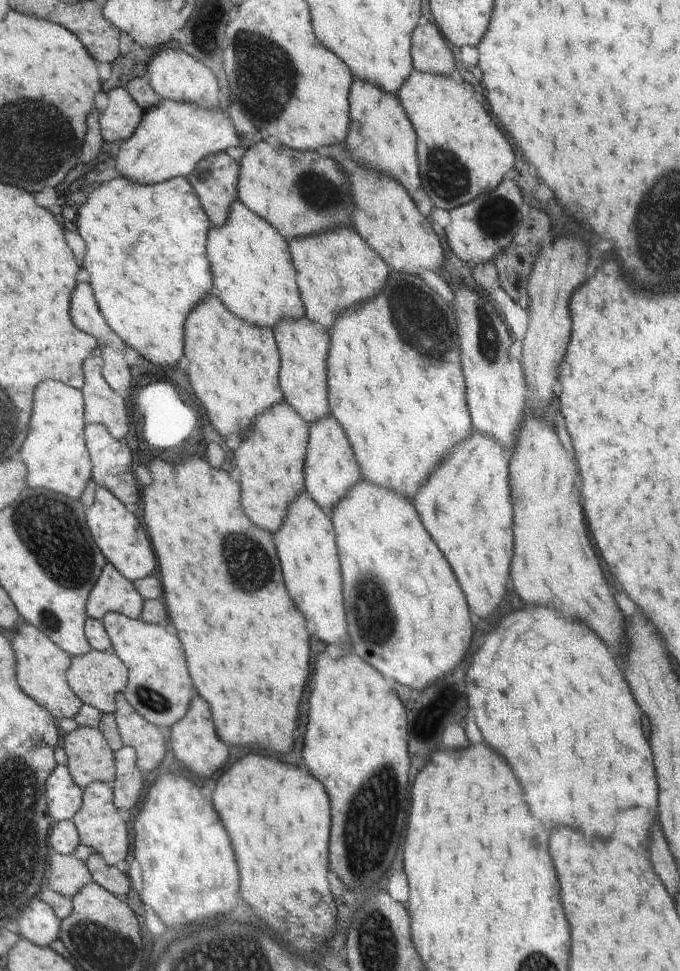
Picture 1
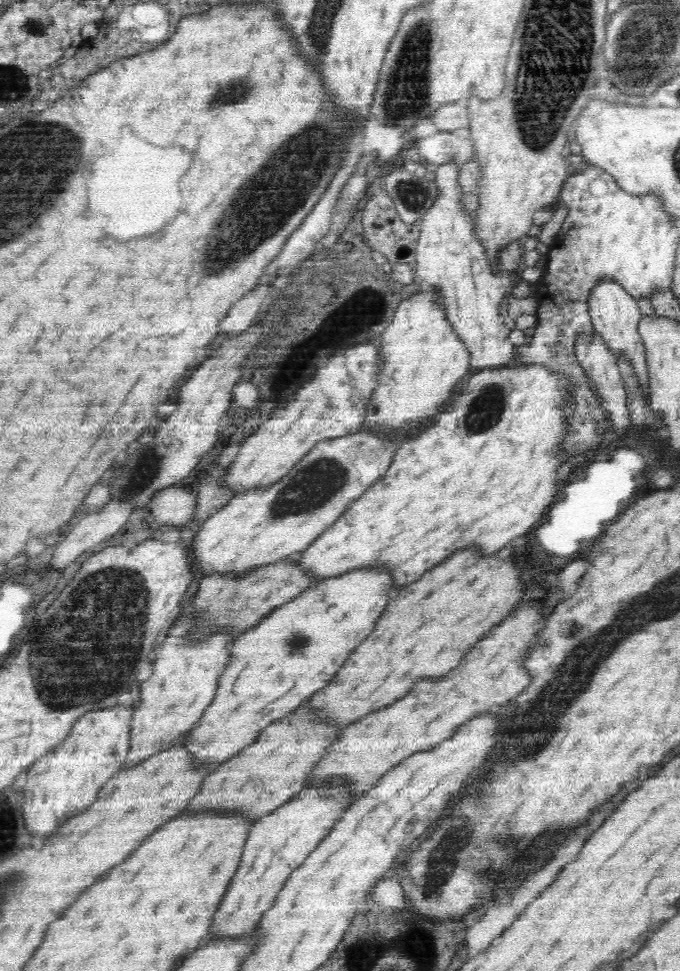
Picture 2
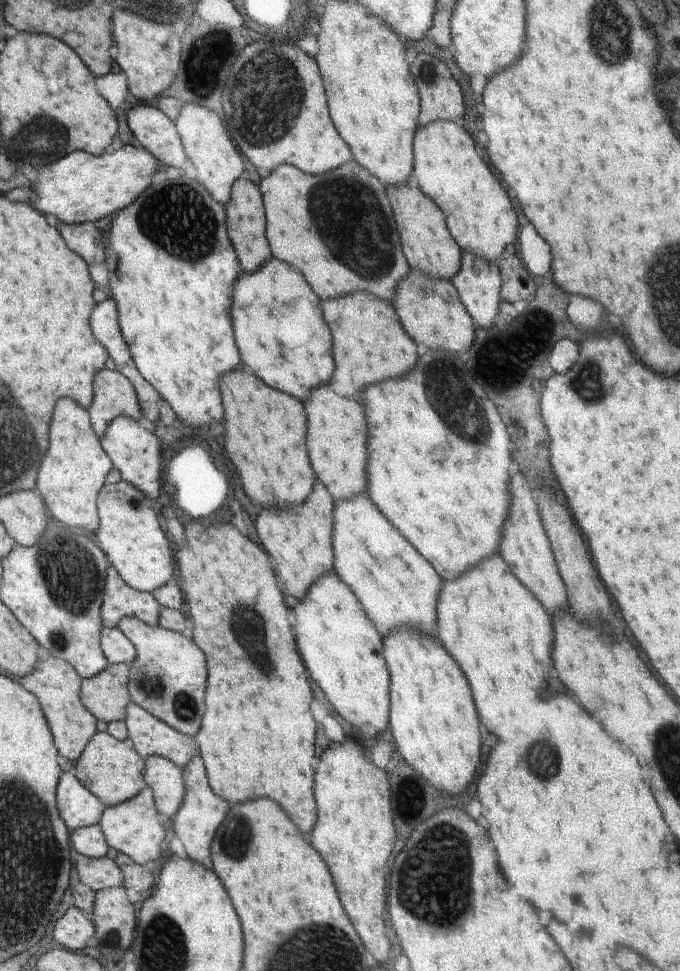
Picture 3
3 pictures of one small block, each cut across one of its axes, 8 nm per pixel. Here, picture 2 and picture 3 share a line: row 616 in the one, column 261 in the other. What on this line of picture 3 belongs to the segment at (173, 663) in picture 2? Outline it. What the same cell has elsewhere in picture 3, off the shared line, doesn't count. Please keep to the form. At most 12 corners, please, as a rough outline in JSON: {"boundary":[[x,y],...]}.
{"boundary":[[356,162],[261,177],[273,256],[318,296],[396,296],[412,266]]}

